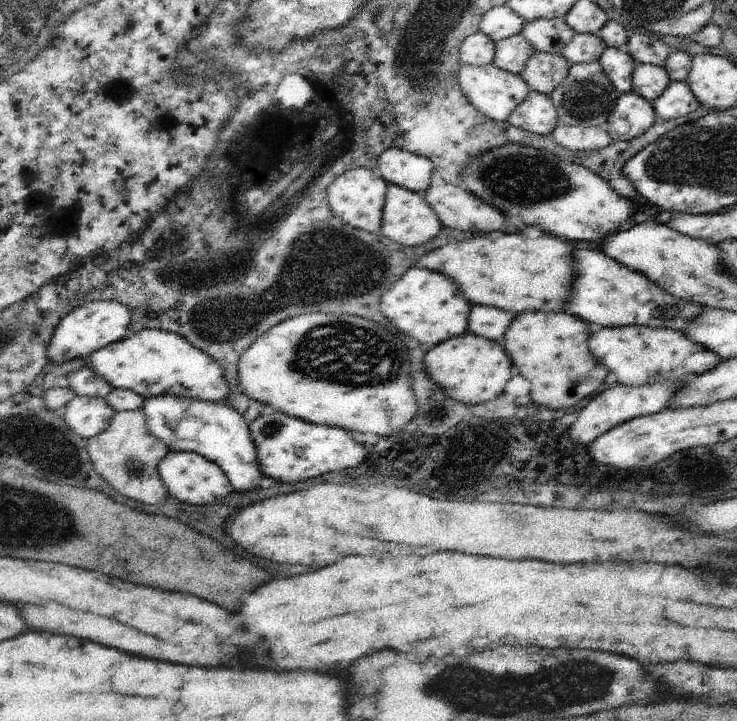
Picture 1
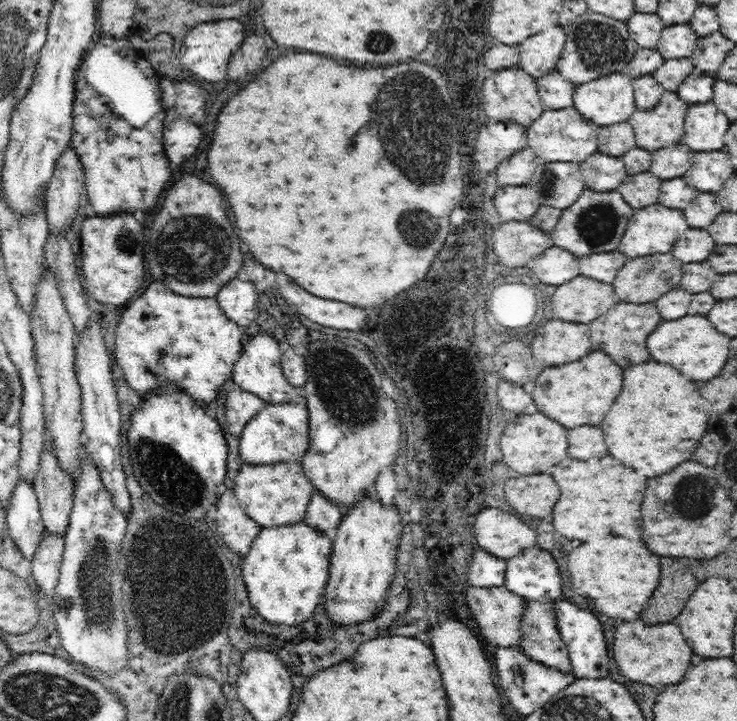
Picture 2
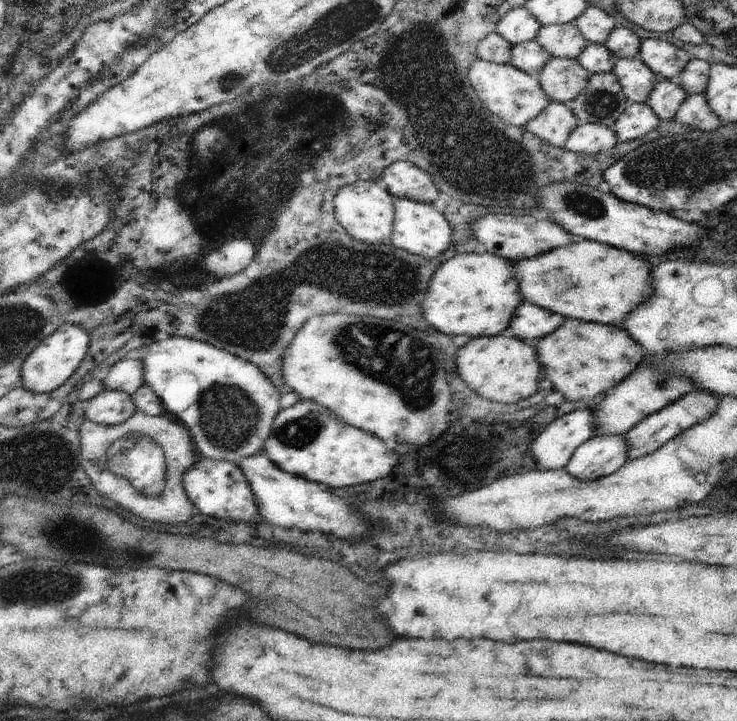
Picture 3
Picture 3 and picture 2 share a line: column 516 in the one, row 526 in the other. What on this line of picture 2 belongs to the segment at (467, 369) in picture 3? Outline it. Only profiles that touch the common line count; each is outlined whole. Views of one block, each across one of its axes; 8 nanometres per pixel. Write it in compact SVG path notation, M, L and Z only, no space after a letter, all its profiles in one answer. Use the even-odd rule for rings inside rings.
M363 497L344 511L337 534L332 539L333 551L324 597L326 612L334 624L348 626L366 622L387 604L402 535L401 514L394 506L383 506L378 498Z

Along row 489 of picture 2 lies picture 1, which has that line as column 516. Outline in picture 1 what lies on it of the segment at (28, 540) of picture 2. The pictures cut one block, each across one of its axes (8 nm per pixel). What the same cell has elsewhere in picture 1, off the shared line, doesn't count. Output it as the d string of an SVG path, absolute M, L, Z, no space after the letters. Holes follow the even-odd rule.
M505 5L493 7L485 13L479 23L479 32L488 36L494 43L518 35L526 20L517 16Z

